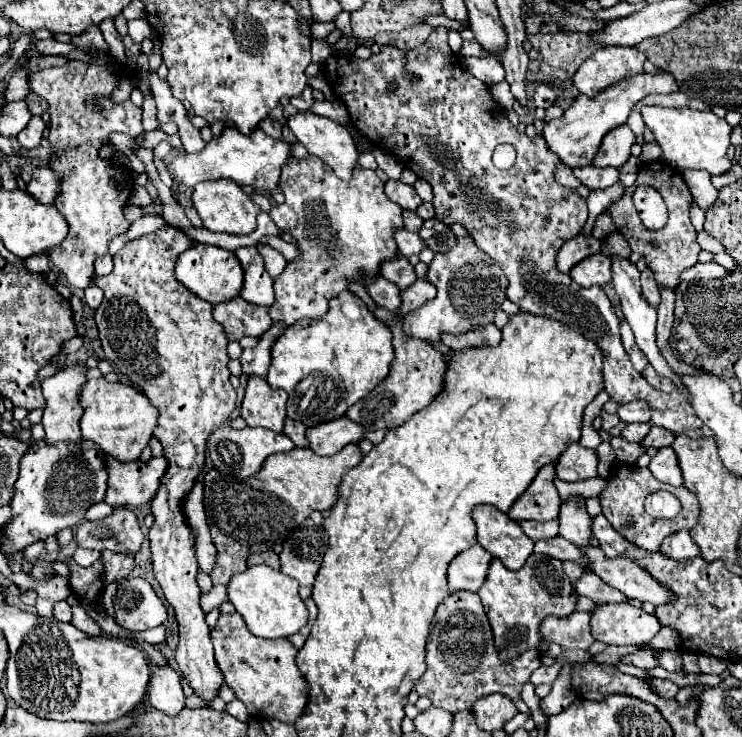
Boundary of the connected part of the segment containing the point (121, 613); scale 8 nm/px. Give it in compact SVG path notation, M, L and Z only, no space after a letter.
M125 577L113 597L115 621L131 631L145 631L167 621L167 607L143 577Z

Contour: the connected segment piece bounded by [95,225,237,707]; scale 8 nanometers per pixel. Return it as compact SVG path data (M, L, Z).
M173 225L129 241L113 257L113 273L95 279L105 291L105 299L95 311L95 321L105 357L159 409L159 423L153 435L163 443L169 467L161 479L161 489L151 501L155 523L147 537L151 541L153 573L165 599L177 613L179 647L175 659L179 669L193 693L209 707L211 701L219 697L219 687L225 685L225 677L217 669L209 635L211 629L199 607L197 537L193 537L193 529L189 529L189 521L185 521L183 499L189 489L193 489L197 477L203 475L207 437L229 419L237 395L229 383L227 337L211 315L213 305L201 301L175 281L175 261L193 245L197 245L197 241Z

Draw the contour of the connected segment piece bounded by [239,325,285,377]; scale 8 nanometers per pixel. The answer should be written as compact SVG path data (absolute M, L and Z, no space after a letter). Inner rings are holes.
M273 325L265 335L263 335L263 341L253 347L253 349L243 349L239 361L243 365L243 373L245 375L259 375L259 377L265 377L267 375L267 369L271 365L271 355L269 355L269 349L273 345L273 341L283 333L285 329L281 325Z

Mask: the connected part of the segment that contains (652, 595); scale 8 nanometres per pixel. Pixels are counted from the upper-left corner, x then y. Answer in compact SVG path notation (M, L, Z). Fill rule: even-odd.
M589 545L587 557L595 567L595 573L611 587L625 593L629 599L637 599L643 603L653 605L669 605L675 601L675 593L671 589L665 589L653 575L649 575L645 569L635 565L631 559L617 557L607 559L603 551L595 545Z

